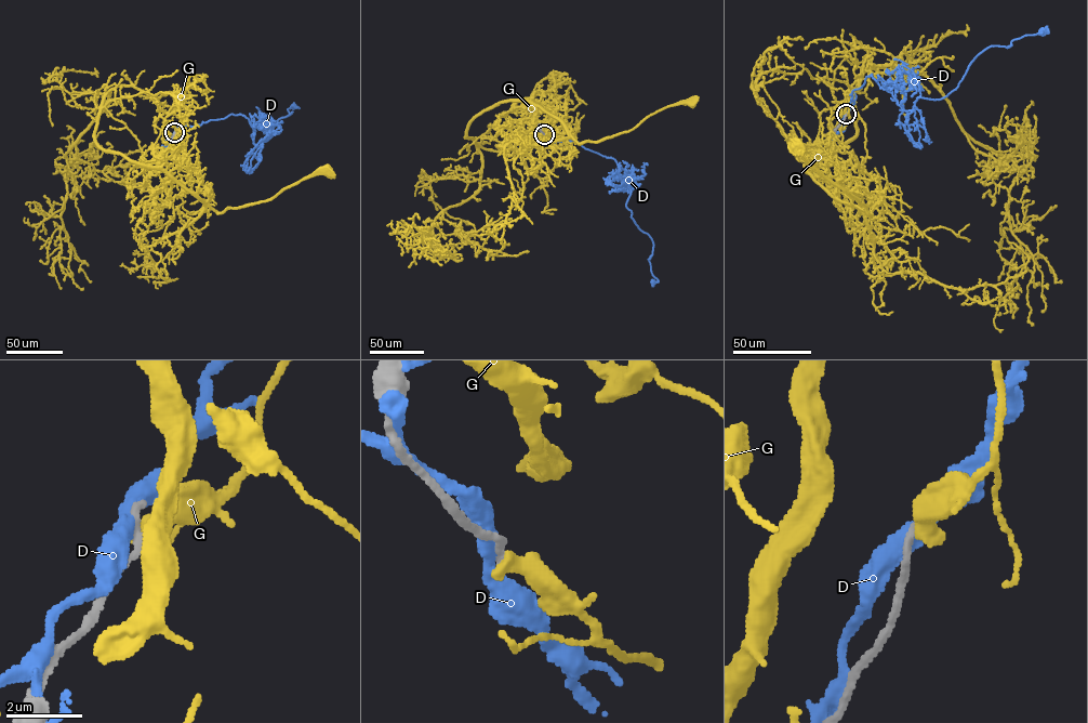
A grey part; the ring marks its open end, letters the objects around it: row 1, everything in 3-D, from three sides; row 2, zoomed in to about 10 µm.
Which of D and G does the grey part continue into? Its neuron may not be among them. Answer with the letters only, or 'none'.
none

